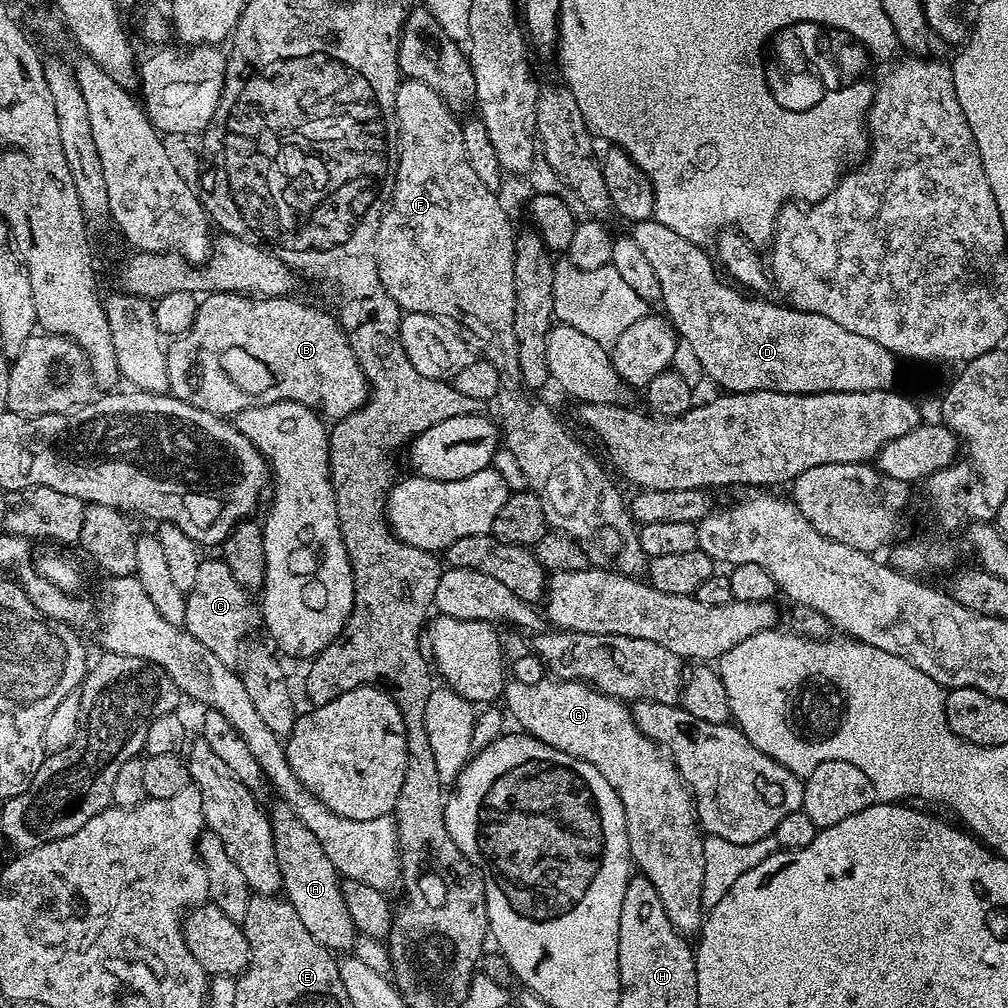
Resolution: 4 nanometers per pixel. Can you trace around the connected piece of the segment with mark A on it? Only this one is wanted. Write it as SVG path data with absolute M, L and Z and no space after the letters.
M281 799L270 808L272 833L274 834L274 854L278 854L278 870L284 883L282 892L294 906L294 914L302 918L302 926L314 934L314 938L323 948L351 949L357 943L358 933L352 921L350 910L344 901L342 877L335 866L326 858L326 850L322 850L322 842L314 838L314 833L306 827L306 822L294 814L291 806Z

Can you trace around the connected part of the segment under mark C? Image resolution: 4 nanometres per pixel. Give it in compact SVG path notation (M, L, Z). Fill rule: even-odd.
M223 558L216 560L201 559L198 576L193 588L186 593L186 610L184 611L183 627L210 654L218 657L218 662L229 666L241 663L244 639L252 628L252 612L254 616L254 600L251 600L249 589L238 586L234 582L234 574L230 574L230 566L226 566Z

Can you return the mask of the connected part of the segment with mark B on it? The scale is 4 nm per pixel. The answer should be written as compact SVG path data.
M209 292L199 301L196 309L196 318L190 330L179 333L171 341L166 356L166 374L169 375L168 392L177 396L182 402L190 402L207 412L217 414L223 413L224 404L228 404L236 396L236 388L244 395L248 396L249 401L256 404L273 404L279 400L293 400L302 406L311 408L313 412L329 421L335 422L354 414L364 403L368 401L370 385L368 379L364 376L364 371L360 369L360 364L354 358L354 350L350 346L348 336L340 326L340 321L335 315L323 312L320 308L311 308L308 304L299 304L293 298L276 296L272 299L253 298L251 295L240 295L237 292Z

